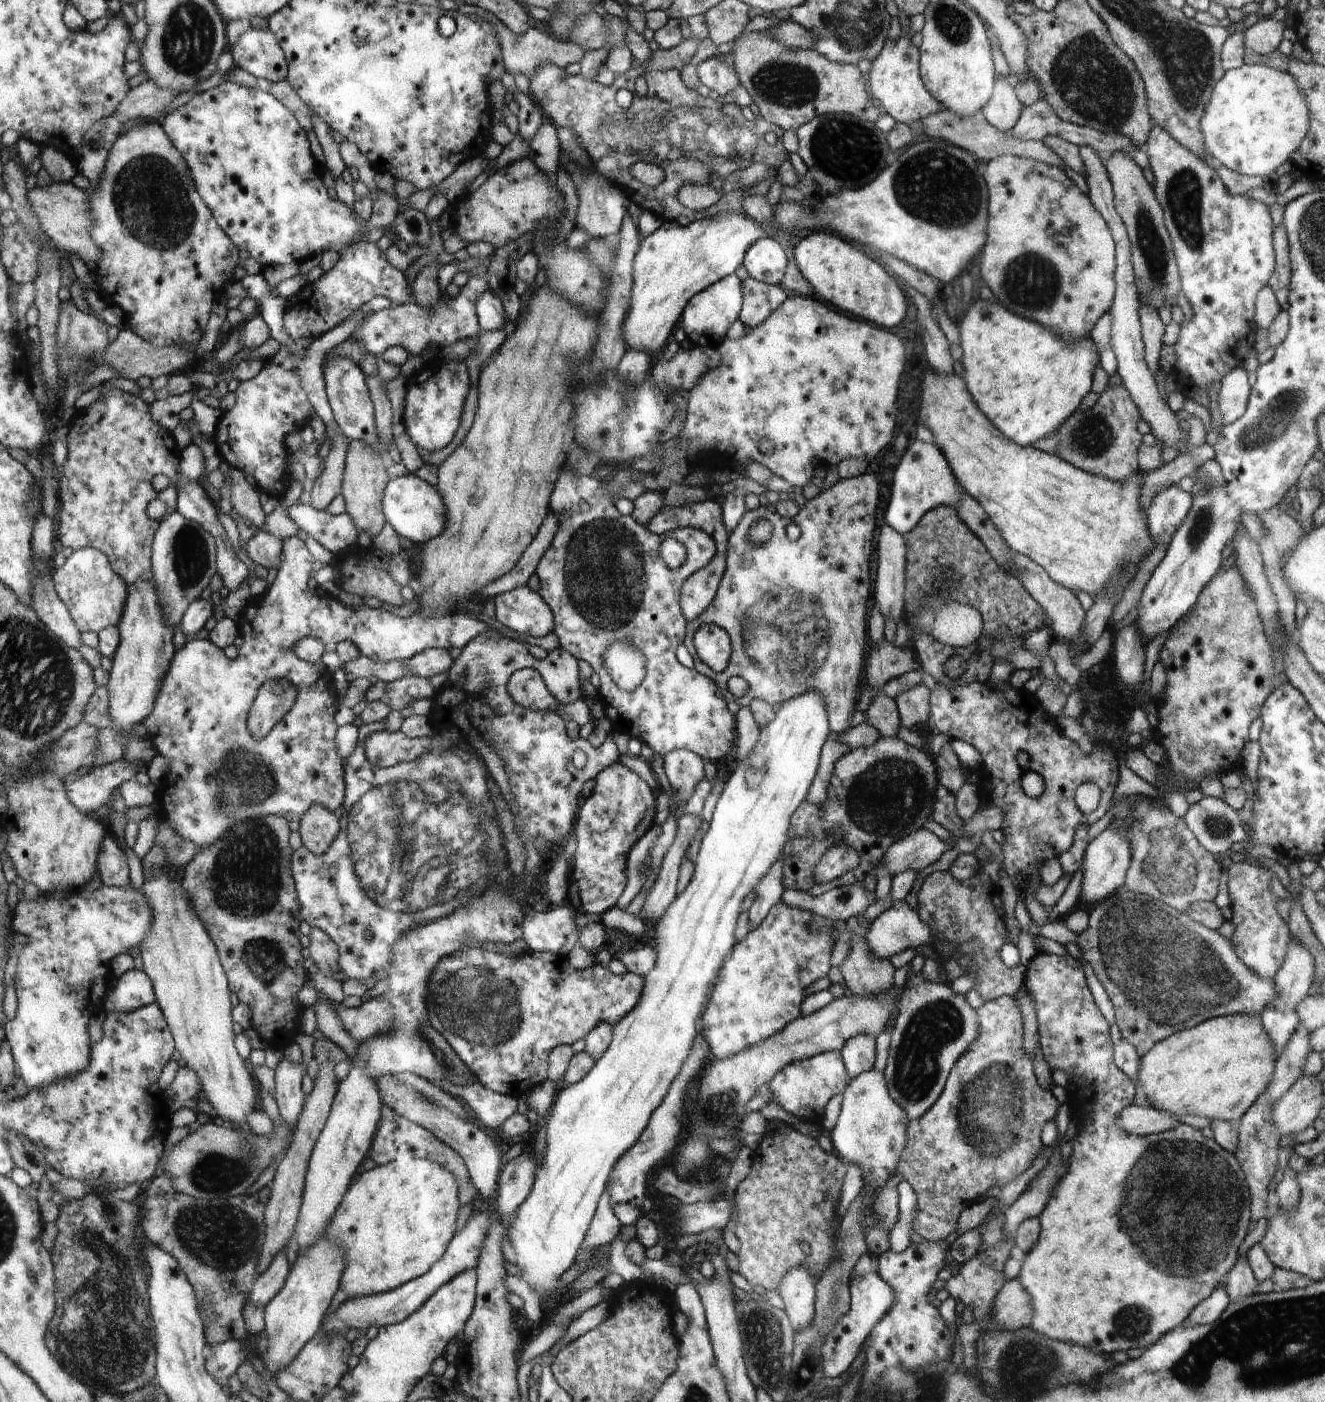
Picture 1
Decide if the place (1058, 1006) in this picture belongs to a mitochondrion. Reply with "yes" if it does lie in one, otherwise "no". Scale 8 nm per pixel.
no

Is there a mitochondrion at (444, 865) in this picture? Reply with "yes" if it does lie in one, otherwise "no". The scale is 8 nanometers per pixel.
yes

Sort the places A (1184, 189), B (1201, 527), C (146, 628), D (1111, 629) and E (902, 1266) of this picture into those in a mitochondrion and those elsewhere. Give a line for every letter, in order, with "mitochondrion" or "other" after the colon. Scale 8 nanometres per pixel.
A: mitochondrion
B: mitochondrion
C: other
D: other
E: other

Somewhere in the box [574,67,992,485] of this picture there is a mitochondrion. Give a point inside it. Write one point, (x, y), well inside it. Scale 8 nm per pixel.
(680, 136)

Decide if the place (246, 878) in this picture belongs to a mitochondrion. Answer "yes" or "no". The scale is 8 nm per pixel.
yes

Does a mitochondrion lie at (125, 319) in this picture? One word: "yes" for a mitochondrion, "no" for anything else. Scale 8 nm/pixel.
no

